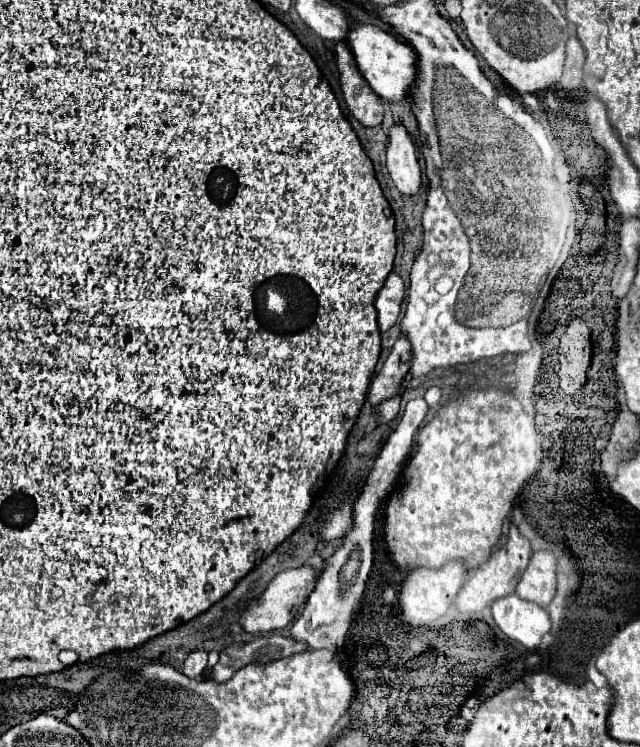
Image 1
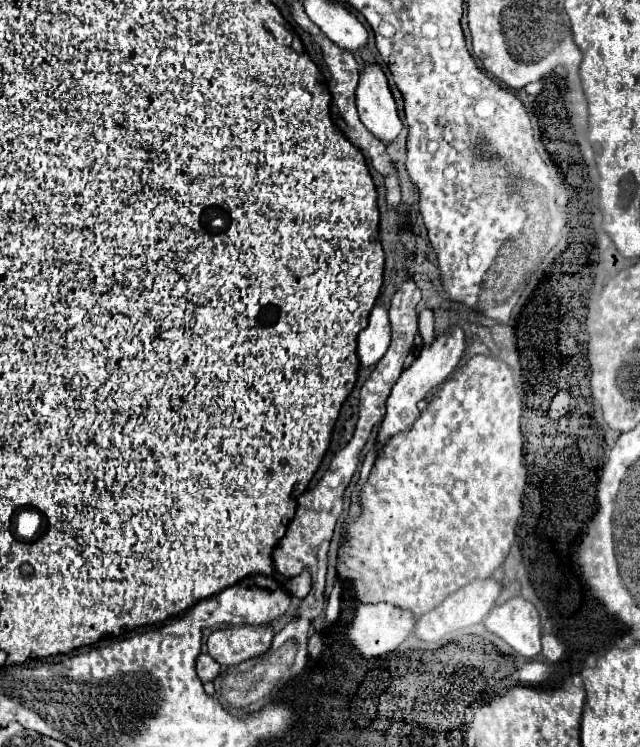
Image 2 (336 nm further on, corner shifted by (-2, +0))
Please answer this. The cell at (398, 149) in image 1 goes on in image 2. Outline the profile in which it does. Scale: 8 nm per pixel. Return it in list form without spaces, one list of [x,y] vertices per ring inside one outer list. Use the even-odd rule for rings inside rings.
[[[366,64],[366,68],[360,72],[356,88],[356,106],[360,120],[382,142],[388,144],[400,134],[402,122],[396,112],[394,96],[378,64]]]

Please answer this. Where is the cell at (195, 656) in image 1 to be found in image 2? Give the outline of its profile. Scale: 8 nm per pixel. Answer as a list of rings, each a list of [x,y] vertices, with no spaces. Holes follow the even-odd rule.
[[[200,654],[198,662],[196,662],[196,672],[198,672],[198,678],[206,684],[206,682],[212,682],[220,674],[220,664],[216,664],[216,660],[212,660],[212,656]]]

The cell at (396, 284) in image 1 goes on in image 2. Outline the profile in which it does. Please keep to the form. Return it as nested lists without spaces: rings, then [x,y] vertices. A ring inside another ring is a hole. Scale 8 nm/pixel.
[[[380,304],[374,306],[370,314],[368,326],[358,334],[358,360],[360,368],[370,368],[380,362],[384,352],[390,346],[390,324],[388,324],[388,310]]]

